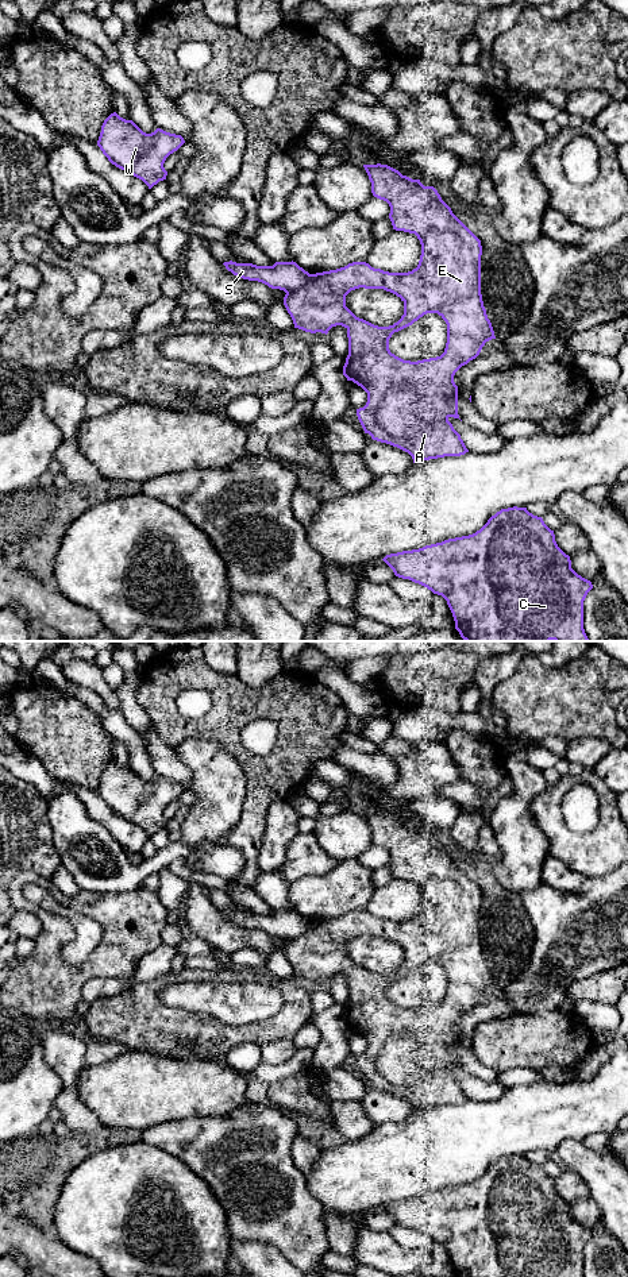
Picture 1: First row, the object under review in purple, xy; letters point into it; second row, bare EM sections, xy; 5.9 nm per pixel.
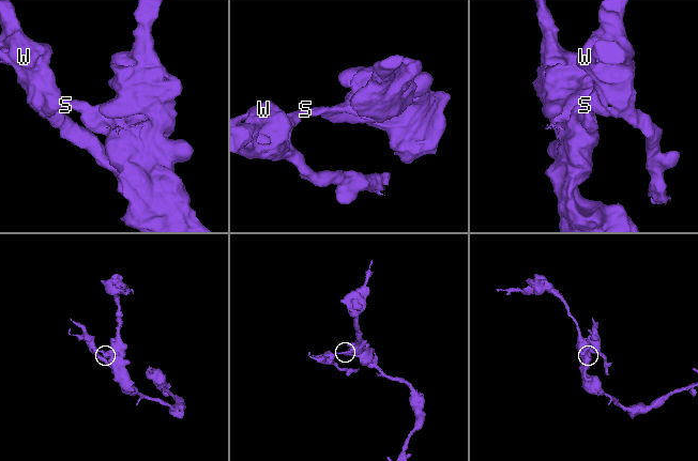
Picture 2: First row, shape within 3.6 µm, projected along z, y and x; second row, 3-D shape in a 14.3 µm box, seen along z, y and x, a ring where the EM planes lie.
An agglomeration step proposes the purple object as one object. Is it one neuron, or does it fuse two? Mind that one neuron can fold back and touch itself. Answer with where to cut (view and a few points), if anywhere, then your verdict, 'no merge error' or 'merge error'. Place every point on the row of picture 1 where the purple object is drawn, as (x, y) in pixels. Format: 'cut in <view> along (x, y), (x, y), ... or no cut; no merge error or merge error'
cut in xy along (309, 274), (299, 288), (286, 293); merge error

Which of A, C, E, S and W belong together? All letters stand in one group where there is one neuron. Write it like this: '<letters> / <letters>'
A C E / S W

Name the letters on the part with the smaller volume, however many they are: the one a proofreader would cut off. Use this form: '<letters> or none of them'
S, W

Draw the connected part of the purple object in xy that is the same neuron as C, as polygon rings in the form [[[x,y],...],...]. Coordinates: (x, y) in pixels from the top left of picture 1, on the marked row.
[[[527,508],[501,509],[473,535],[390,553],[382,560],[396,576],[442,595],[465,641],[589,641],[583,629],[583,601],[593,585],[571,568],[570,556],[558,547],[554,531]]]

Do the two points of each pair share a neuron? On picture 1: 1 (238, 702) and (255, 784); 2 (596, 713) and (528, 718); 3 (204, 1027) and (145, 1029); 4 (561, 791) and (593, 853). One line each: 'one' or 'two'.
1: one
2: one
3: one
4: one

